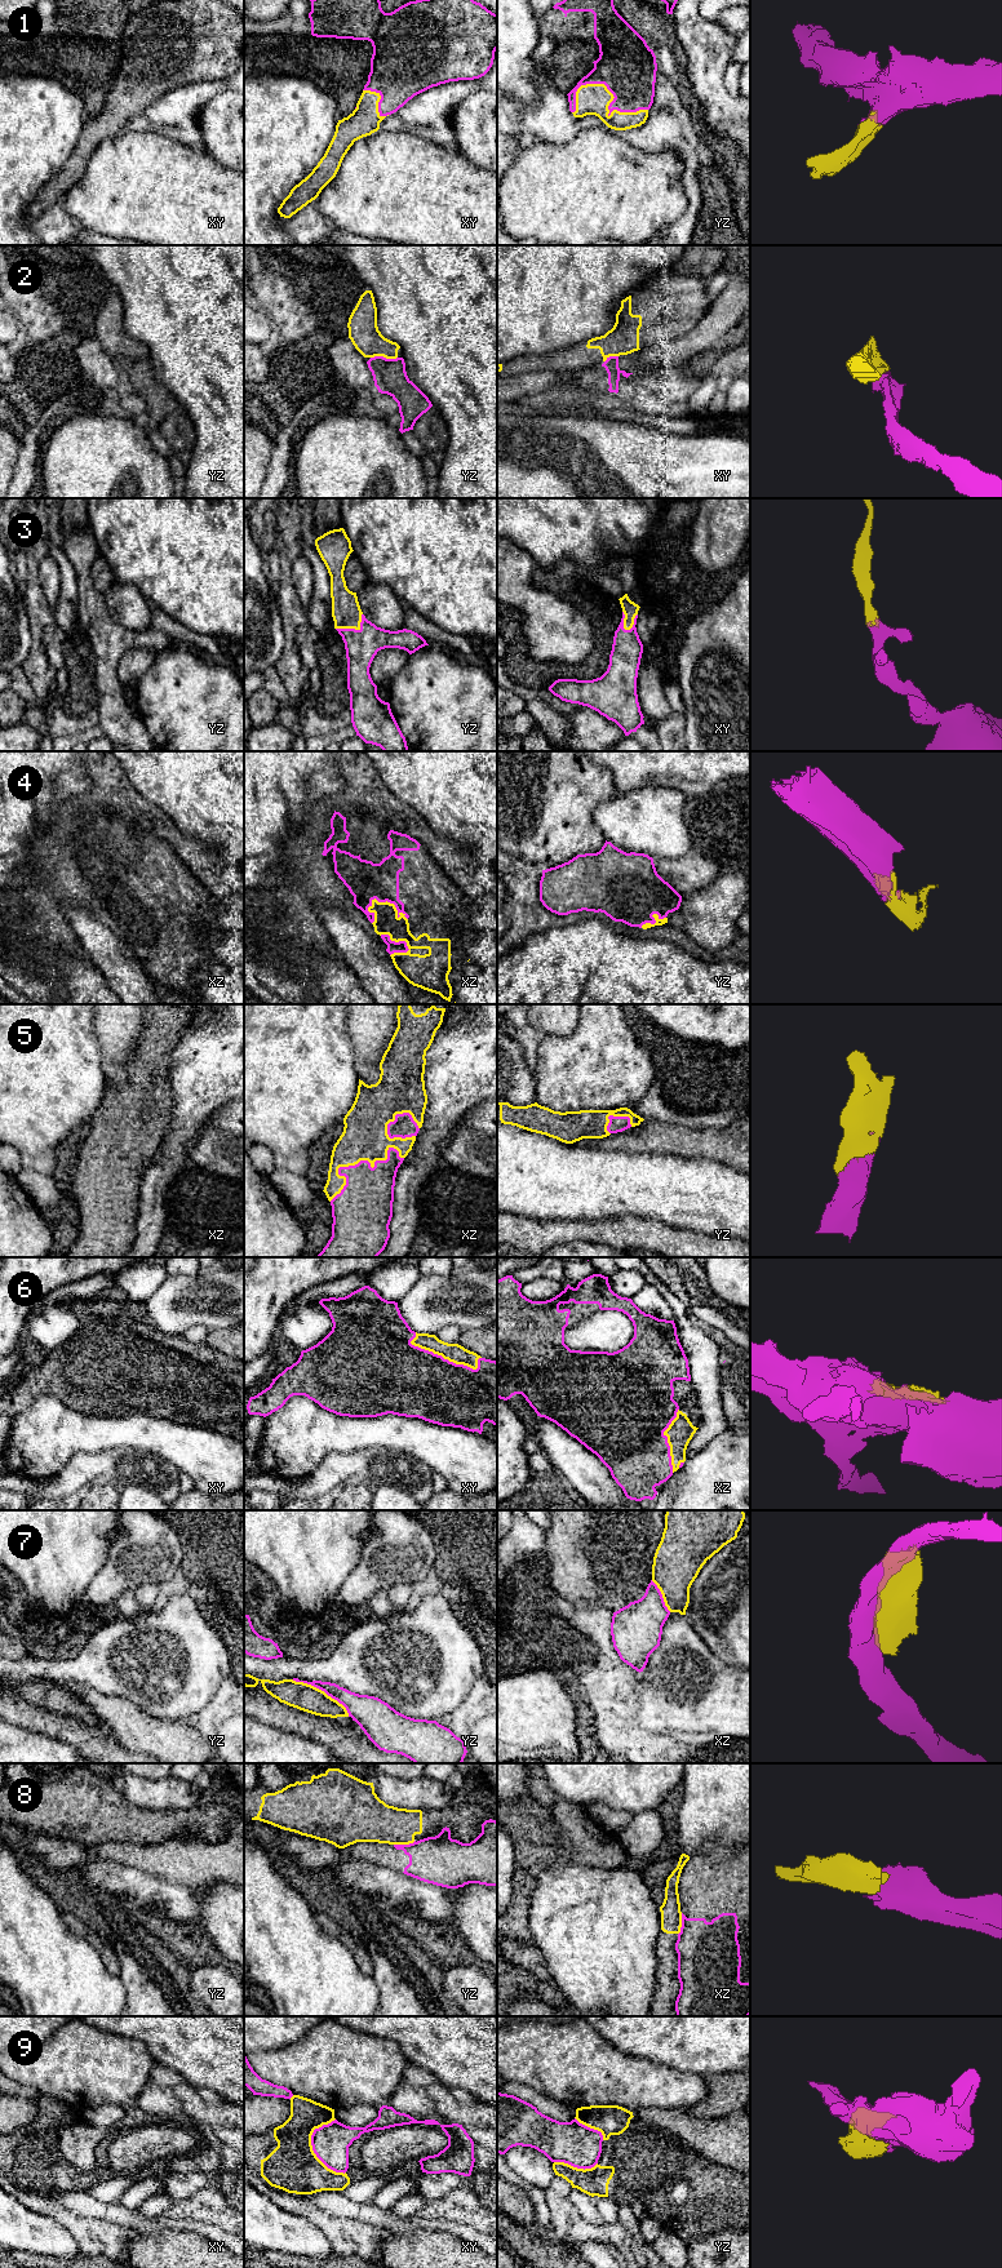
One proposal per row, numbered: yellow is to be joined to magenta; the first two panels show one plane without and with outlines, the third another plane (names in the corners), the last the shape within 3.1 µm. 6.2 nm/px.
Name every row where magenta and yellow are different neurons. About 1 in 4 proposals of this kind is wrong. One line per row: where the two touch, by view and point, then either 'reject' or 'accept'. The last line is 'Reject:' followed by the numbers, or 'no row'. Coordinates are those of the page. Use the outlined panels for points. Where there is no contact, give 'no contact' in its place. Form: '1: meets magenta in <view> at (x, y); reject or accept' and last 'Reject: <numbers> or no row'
1: meets magenta in yz at (610, 91); accept
2: meets magenta in yz at (382, 356); reject
3: meets magenta in yz at (354, 629); accept
4: meets magenta in xz at (388, 901); accept
5: meets magenta in xz at (360, 1161); accept
6: meets magenta in xy at (443, 1358); accept
7: meets magenta in yz at (323, 1690); reject
8: meets magenta in yz at (404, 1845); reject
9: meets magenta in xy at (313, 2147); reject
Reject: 2, 7, 8, 9

